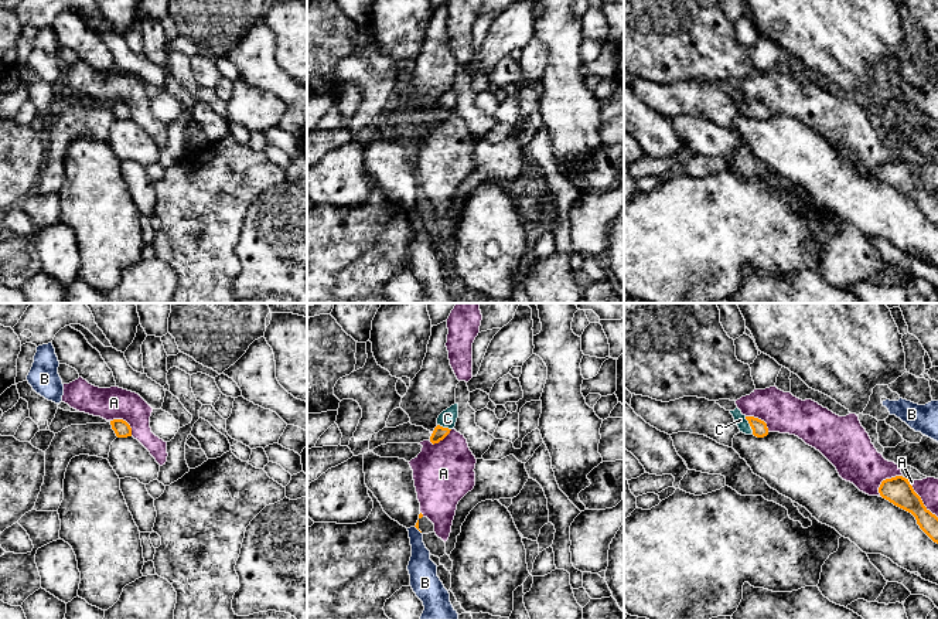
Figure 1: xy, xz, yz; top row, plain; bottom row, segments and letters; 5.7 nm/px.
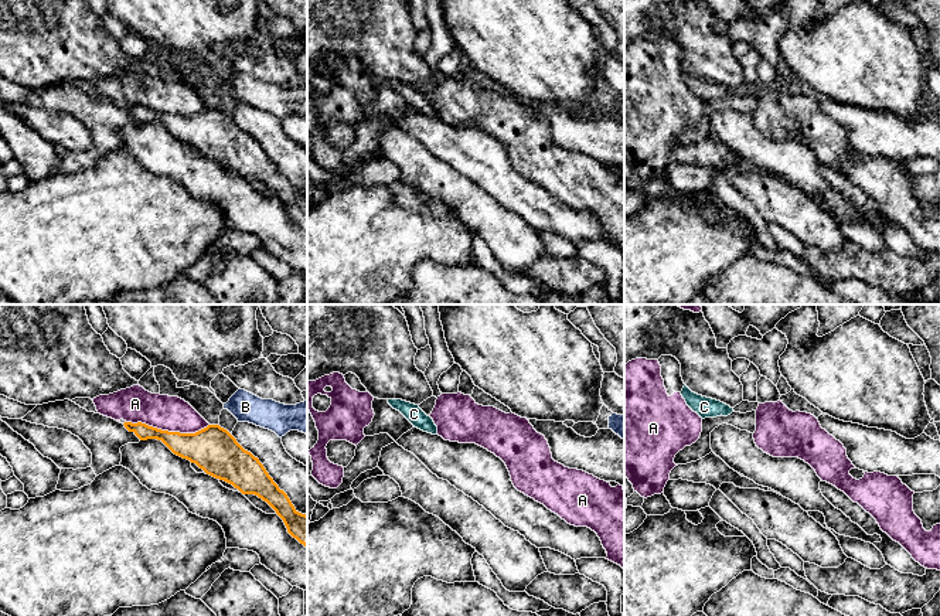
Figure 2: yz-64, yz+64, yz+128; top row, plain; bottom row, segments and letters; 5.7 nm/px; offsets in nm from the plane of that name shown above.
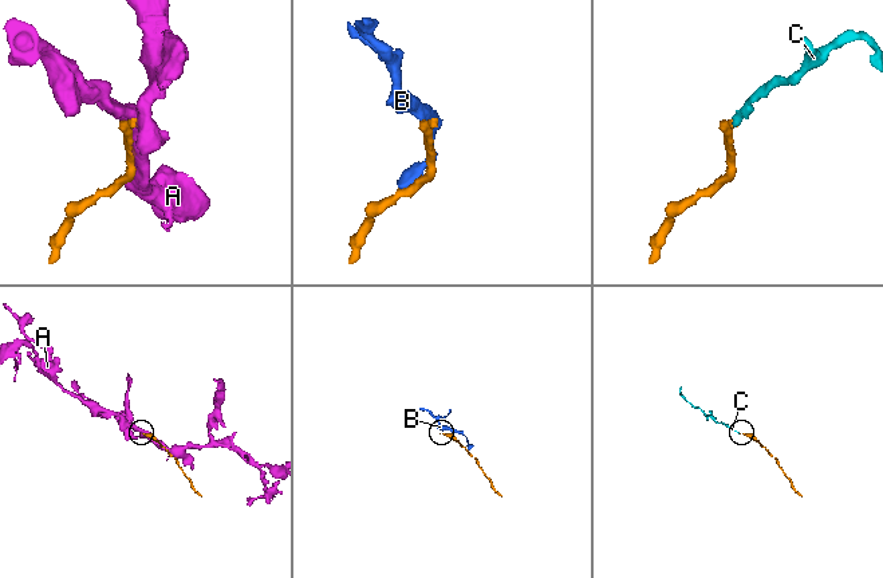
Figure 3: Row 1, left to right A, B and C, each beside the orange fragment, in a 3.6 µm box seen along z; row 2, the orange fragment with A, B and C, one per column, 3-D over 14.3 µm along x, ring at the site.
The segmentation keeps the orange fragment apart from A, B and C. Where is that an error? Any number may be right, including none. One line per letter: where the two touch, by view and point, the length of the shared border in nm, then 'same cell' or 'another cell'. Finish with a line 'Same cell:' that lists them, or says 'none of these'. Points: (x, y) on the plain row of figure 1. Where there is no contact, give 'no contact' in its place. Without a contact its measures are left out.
A: yz (886, 162) | 180 nm | another cell
B: xz (418, 211) | 60 nm | another cell
C: yz (750, 108) | 120 nm | same cell
Same cell: C

